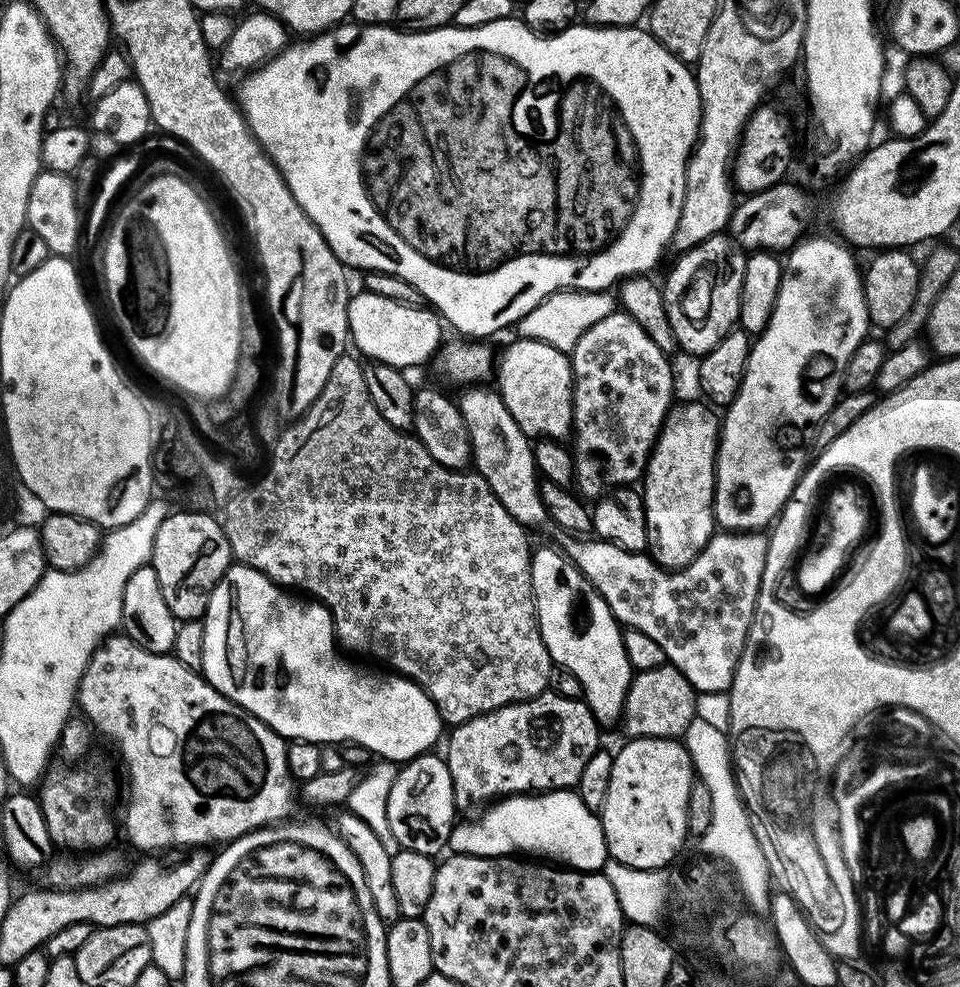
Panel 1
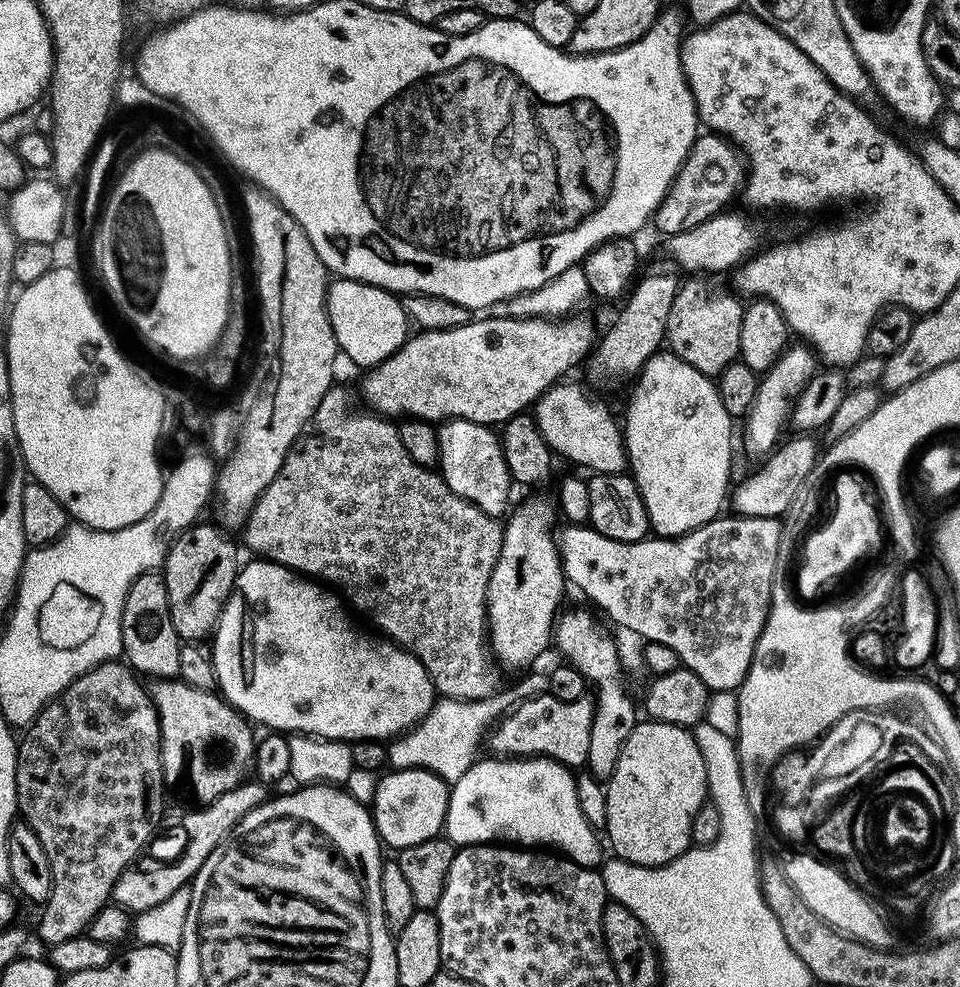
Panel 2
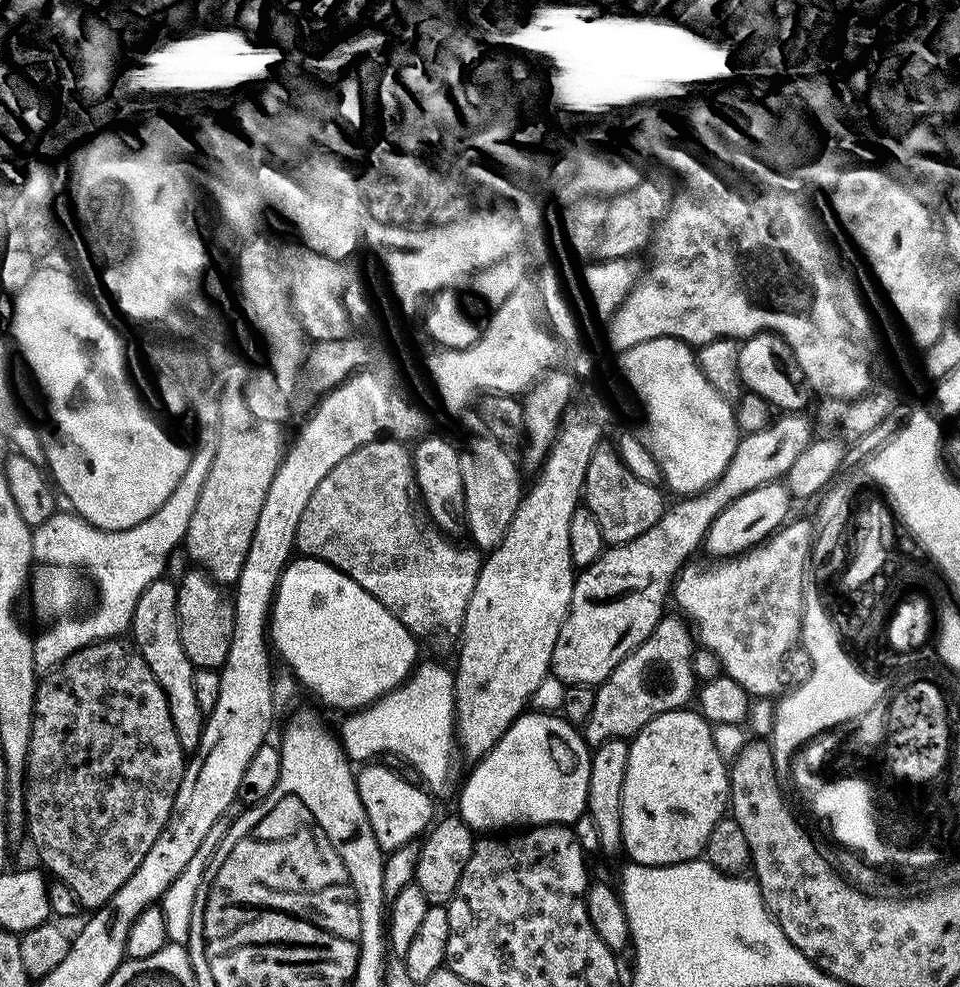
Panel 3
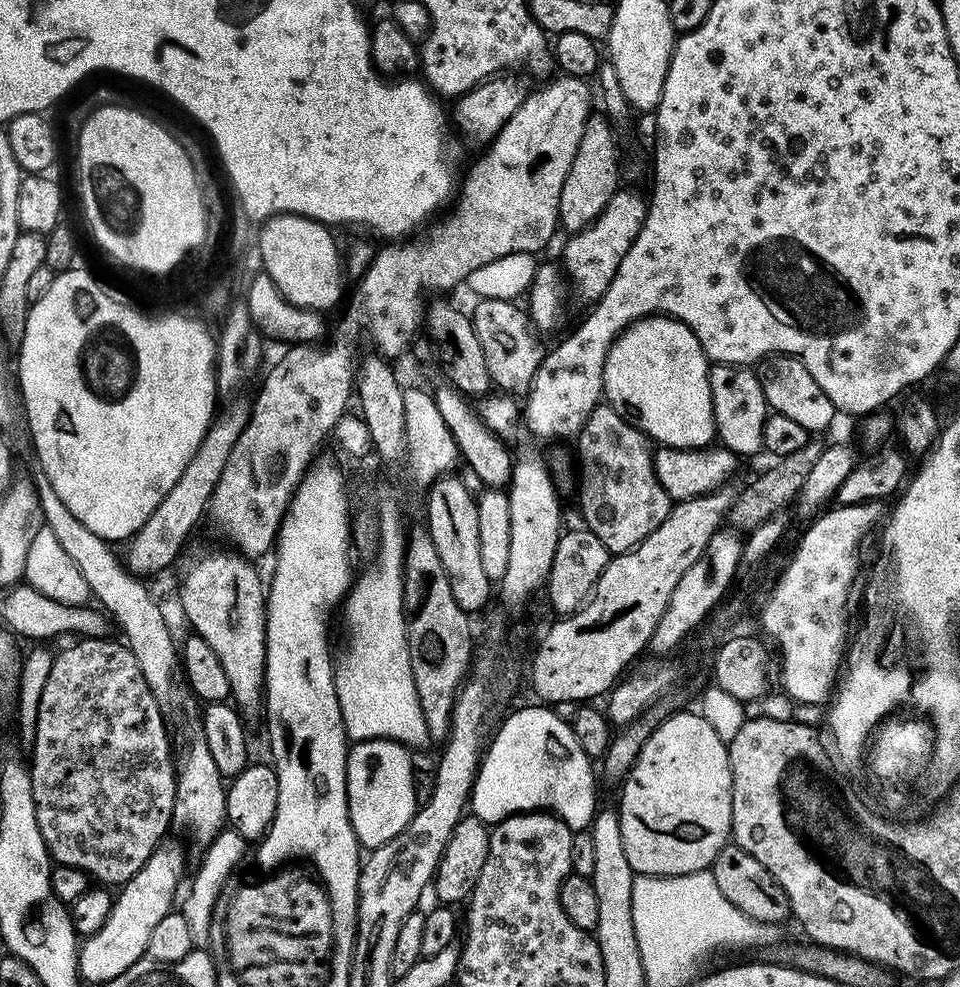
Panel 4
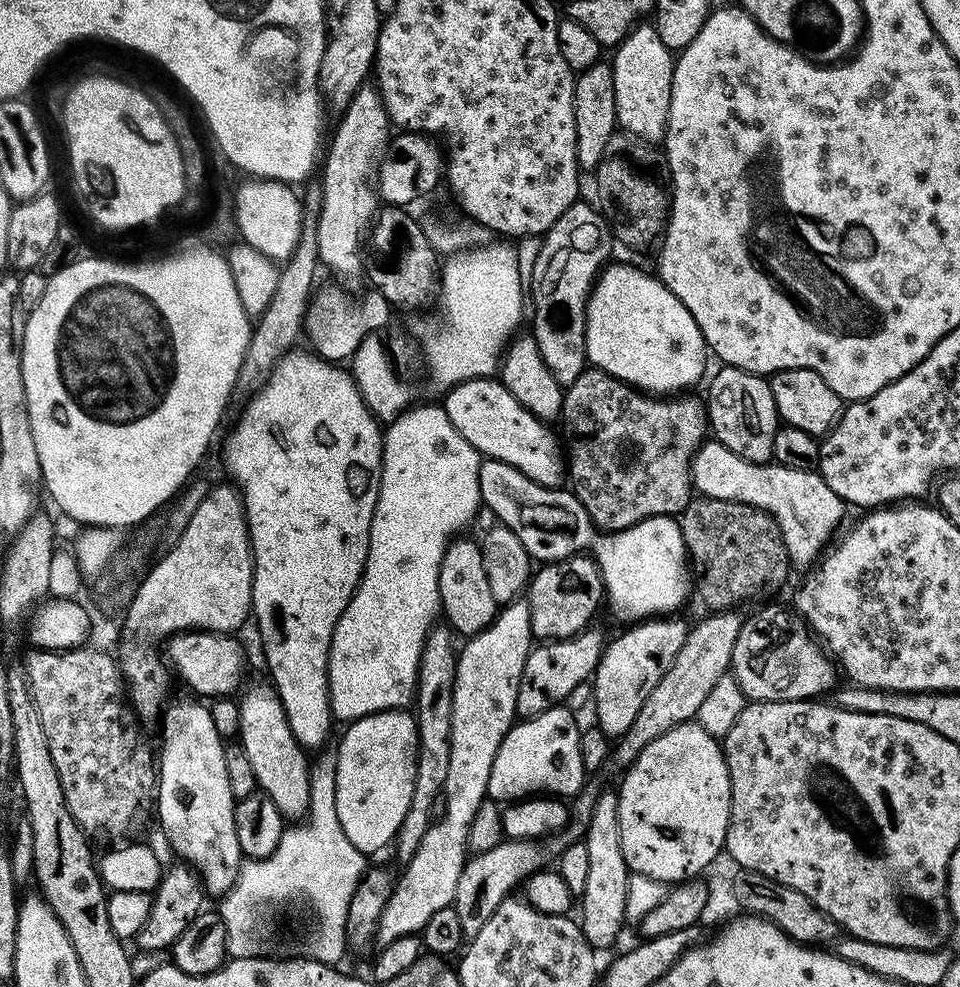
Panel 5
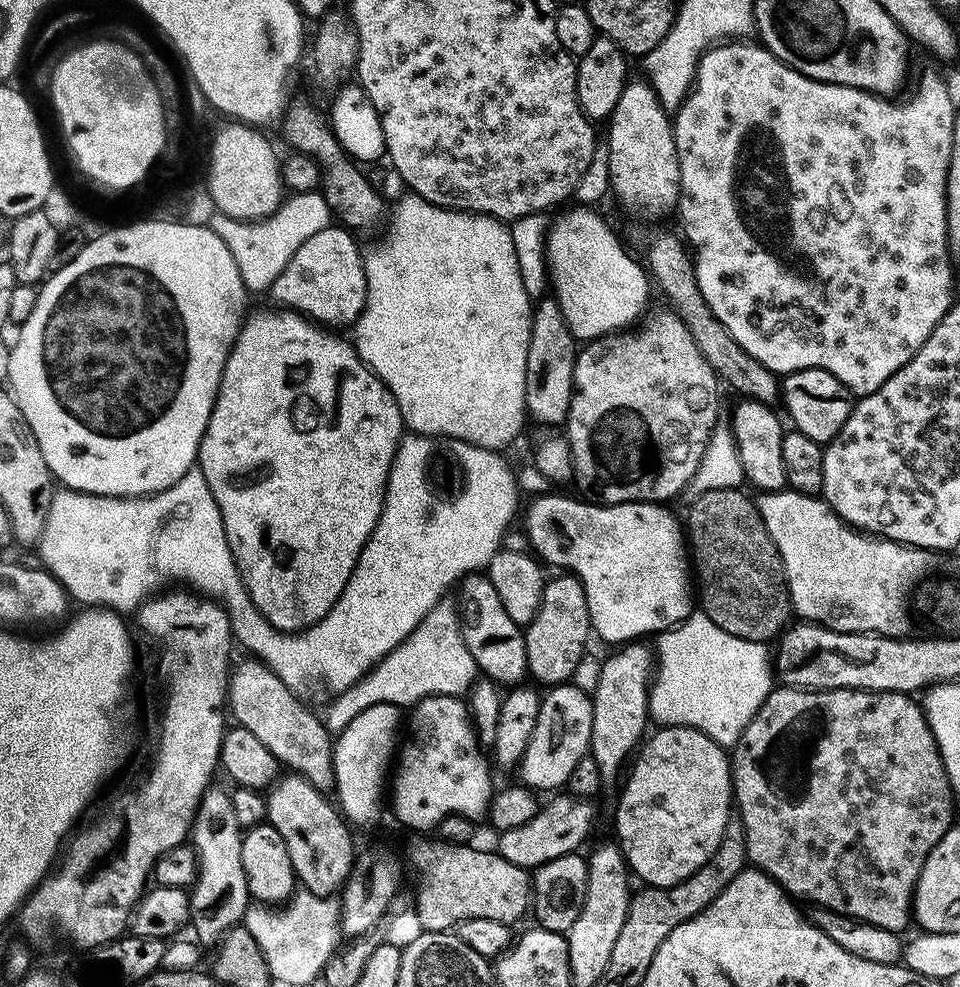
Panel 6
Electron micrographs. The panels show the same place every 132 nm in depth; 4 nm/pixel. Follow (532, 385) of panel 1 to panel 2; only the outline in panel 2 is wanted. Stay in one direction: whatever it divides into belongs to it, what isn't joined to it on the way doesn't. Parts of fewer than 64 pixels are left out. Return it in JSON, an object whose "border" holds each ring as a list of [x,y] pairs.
{"border":[[[557,382],[541,394],[540,399],[534,405],[534,417],[538,431],[542,438],[551,448],[557,457],[565,456],[568,460],[573,460],[576,464],[581,464],[584,468],[593,468],[593,473],[600,474],[605,471],[604,452],[610,455],[621,455],[622,452],[622,432],[616,428],[616,420],[608,413],[608,408],[604,404],[599,404],[588,392],[583,392],[580,388],[571,388],[568,382]]]}

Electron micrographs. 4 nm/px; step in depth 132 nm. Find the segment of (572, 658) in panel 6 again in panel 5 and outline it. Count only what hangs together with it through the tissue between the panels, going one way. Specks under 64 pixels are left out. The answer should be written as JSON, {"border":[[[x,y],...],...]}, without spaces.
{"border":[[[588,554],[565,556],[535,569],[526,589],[532,635],[537,641],[569,640],[593,623],[595,614],[606,600],[604,579],[595,559]]]}

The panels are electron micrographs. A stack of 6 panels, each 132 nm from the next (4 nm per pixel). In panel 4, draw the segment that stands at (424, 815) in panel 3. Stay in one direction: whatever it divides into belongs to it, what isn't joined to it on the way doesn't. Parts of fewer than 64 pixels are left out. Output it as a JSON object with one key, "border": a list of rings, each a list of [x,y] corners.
{"border":[[[358,740],[349,747],[346,762],[348,813],[354,834],[365,849],[390,842],[412,821],[418,807],[412,756],[397,740]]]}

